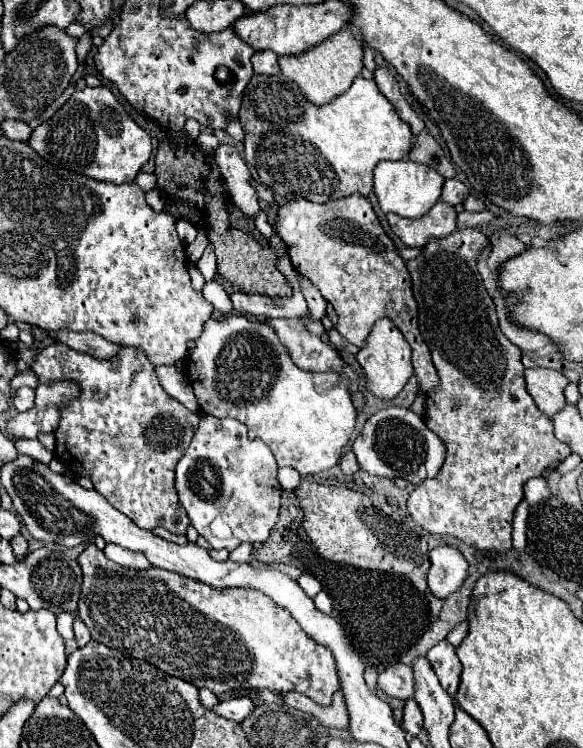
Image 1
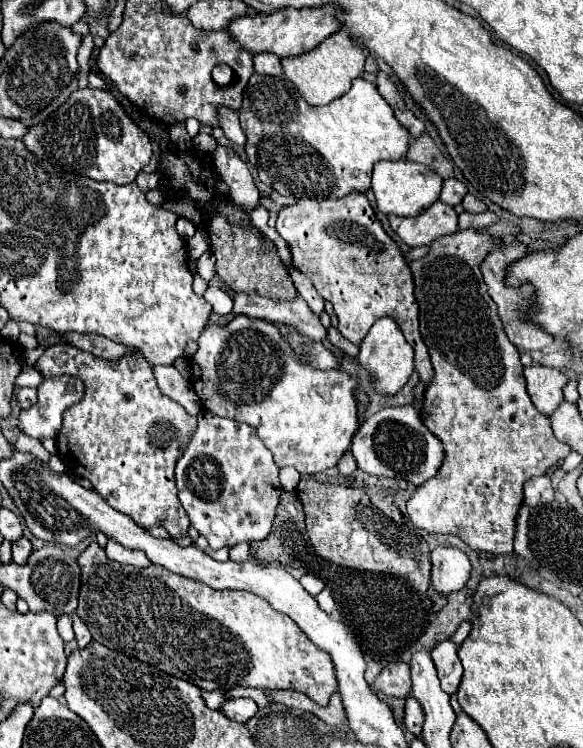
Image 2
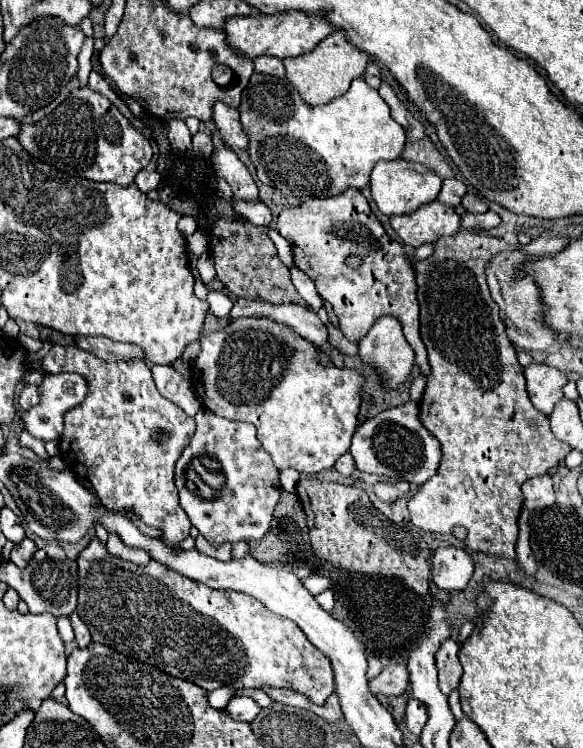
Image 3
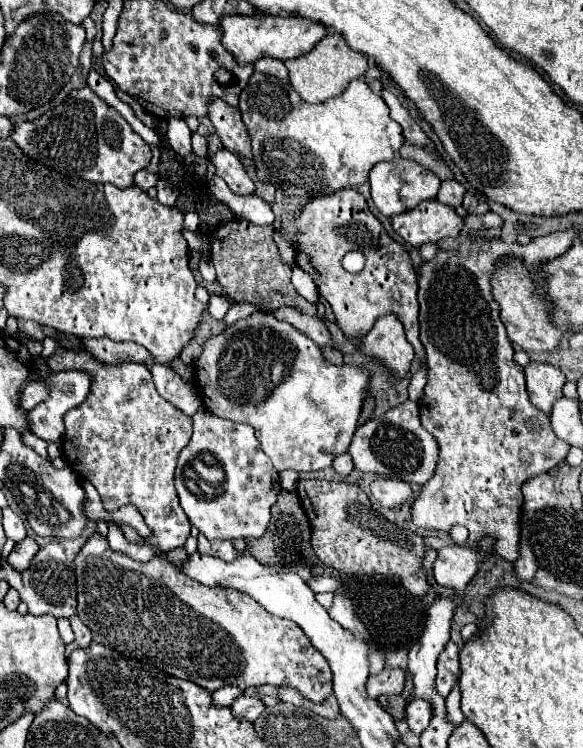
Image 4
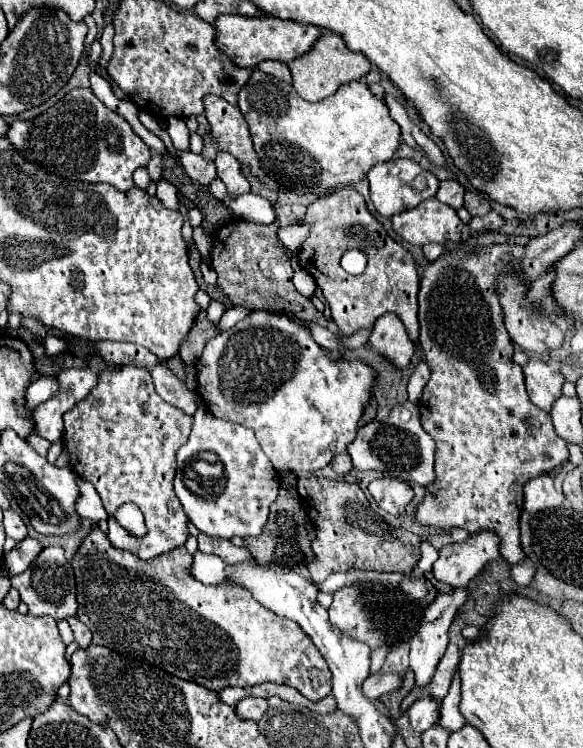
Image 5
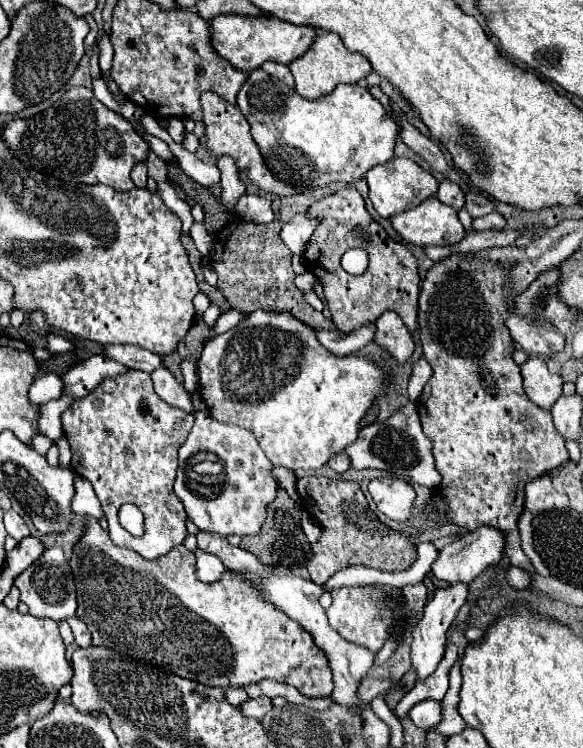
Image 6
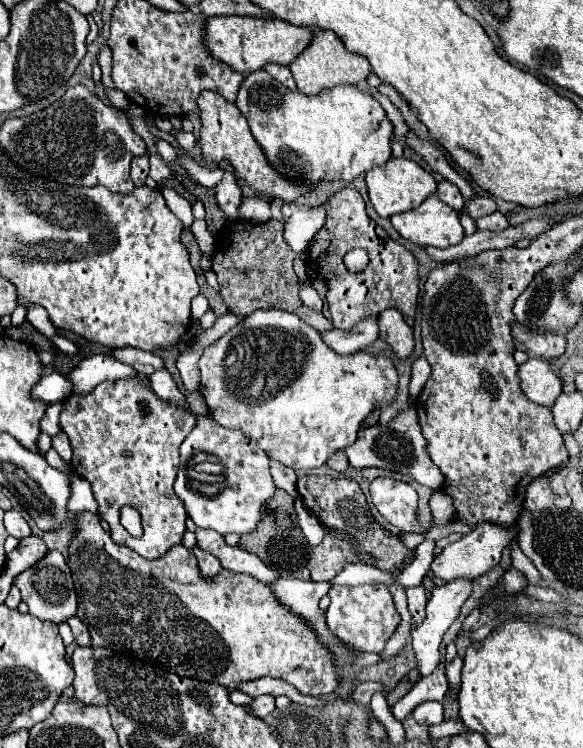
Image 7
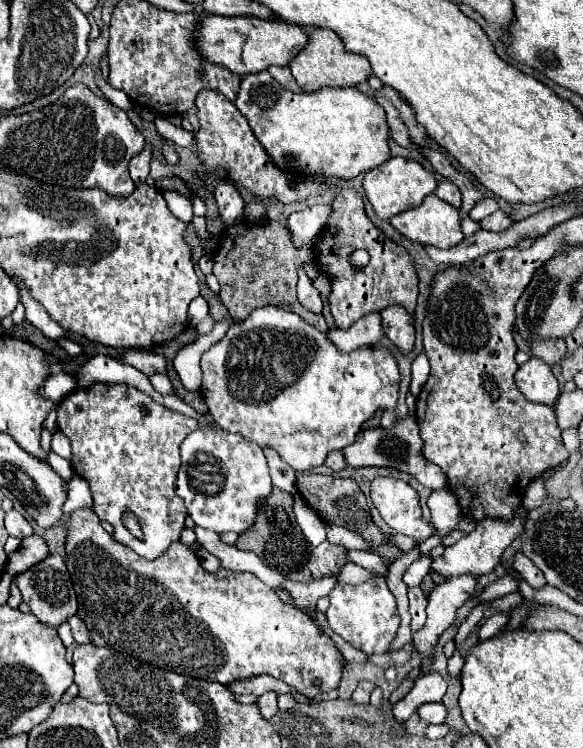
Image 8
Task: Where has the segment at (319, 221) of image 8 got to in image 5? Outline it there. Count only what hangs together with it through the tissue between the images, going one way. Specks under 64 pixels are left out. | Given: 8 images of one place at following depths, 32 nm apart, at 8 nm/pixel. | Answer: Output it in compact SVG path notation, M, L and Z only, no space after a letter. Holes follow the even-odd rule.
M295 220L292 224L281 227L278 231L278 237L281 242L294 254L300 252L300 248L309 234L309 227L300 224L300 220Z

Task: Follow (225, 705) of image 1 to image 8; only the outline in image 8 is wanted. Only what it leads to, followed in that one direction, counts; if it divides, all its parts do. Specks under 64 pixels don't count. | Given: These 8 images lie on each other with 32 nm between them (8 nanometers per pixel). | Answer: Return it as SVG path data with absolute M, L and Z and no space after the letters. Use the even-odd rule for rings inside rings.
M268 692L268 694L260 696L260 698L256 700L256 706L258 706L260 714L262 714L266 720L272 718L272 716L276 714L276 710L278 710L278 706L276 706L276 694L274 694L274 692Z

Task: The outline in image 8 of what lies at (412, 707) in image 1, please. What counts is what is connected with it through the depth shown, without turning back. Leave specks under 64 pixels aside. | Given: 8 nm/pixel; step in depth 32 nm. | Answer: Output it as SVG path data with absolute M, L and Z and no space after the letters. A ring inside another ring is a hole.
M430 702L430 704L422 704L416 714L420 716L420 720L424 720L426 724L442 724L446 718L446 708L442 702Z

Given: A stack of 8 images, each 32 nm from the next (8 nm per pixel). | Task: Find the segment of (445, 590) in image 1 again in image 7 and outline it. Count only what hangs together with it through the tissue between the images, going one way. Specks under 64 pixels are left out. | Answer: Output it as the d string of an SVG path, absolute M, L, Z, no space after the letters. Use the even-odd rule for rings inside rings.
M480 524L480 528L474 528L470 534L462 536L458 542L448 544L432 562L432 572L436 578L442 578L446 582L452 582L458 578L474 580L482 576L484 572L492 570L500 562L502 550L506 546L508 546L508 532L504 532L504 528L492 528L492 524Z

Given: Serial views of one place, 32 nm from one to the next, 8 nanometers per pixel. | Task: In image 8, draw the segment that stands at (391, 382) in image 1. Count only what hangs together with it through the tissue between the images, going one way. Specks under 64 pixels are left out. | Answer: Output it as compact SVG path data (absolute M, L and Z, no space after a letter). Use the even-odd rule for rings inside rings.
M388 306L380 312L384 336L398 348L400 354L408 354L414 348L414 316L404 312L404 308Z

